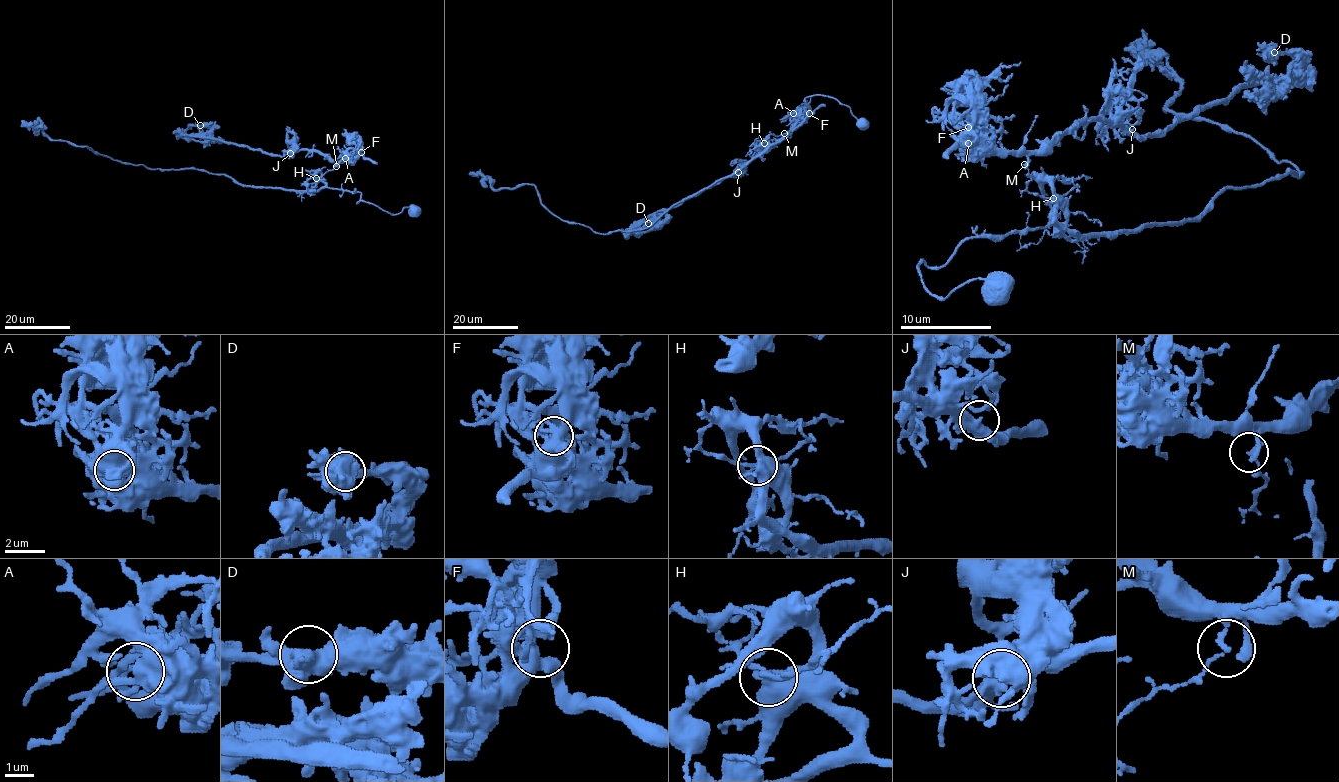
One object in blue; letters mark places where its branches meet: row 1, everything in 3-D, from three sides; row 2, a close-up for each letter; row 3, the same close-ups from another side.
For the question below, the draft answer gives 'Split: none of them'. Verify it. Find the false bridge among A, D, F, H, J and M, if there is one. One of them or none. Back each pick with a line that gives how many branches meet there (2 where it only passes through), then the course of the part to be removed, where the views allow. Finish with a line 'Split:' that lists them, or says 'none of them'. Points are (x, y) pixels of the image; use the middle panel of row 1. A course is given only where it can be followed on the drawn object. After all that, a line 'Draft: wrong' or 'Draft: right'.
M: 2 branches meet; foreign part runs (784, 133), (647, 227), (626, 232), (597, 233), (554, 216), (533, 185), (494, 190), (470, 174)
Split: M
Draft: wrong

